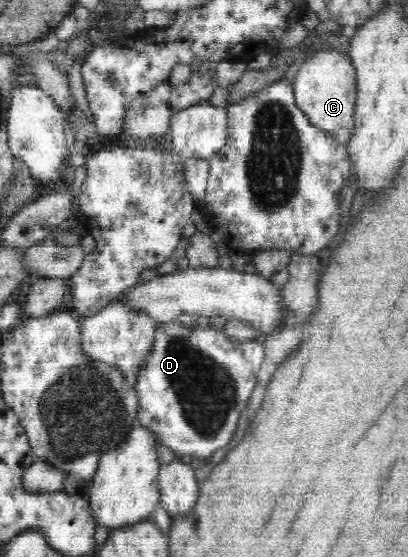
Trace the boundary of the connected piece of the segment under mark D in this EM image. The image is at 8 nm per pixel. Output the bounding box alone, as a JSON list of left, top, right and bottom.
[135,319,264,461]

